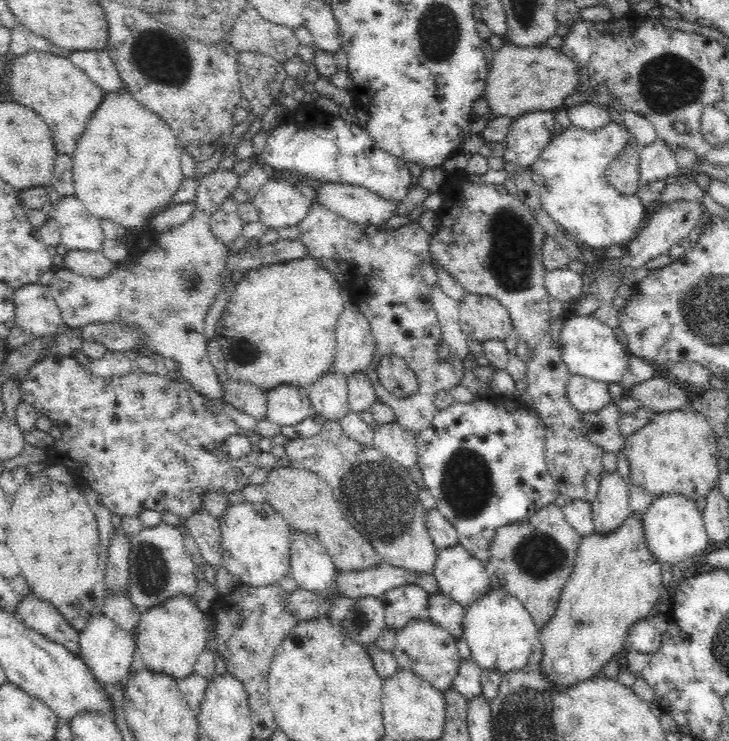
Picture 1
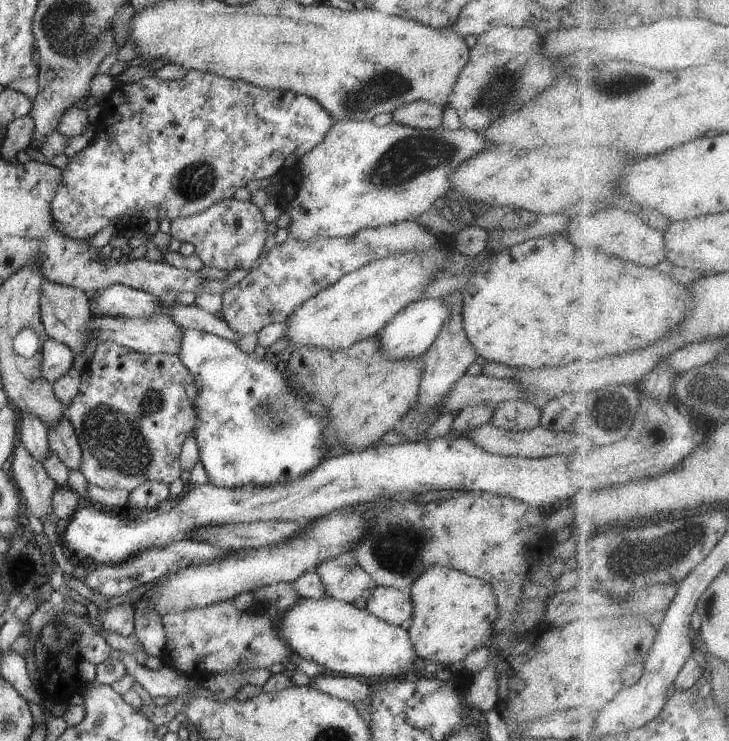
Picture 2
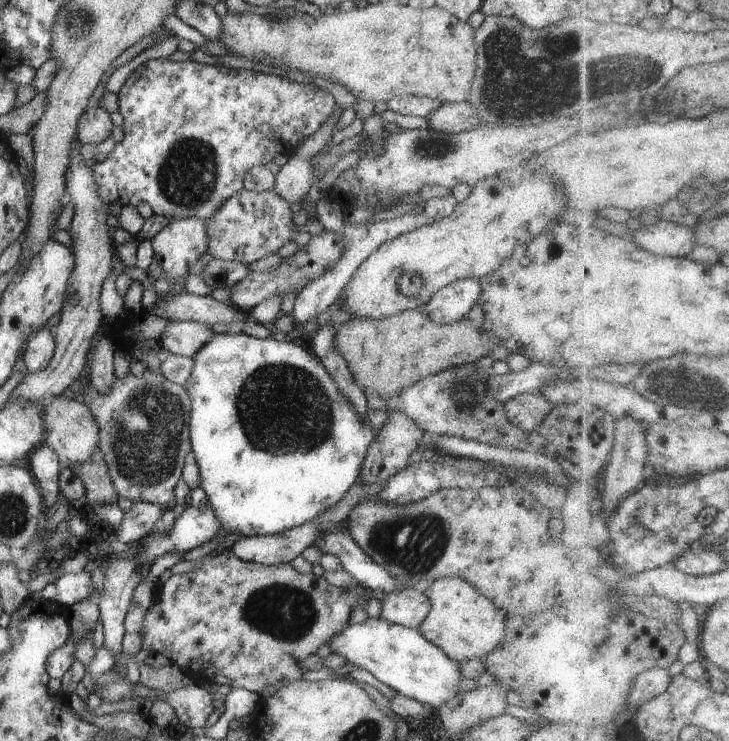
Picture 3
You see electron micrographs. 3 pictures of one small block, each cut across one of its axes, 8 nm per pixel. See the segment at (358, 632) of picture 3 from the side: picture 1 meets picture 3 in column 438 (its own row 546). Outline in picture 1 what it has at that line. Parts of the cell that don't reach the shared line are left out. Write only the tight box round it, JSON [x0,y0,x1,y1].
[641,493,709,568]

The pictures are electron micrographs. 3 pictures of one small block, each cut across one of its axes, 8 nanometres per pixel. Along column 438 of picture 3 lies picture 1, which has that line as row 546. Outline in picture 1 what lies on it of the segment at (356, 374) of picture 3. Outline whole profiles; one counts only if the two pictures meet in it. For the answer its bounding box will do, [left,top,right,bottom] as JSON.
[261,466,382,571]

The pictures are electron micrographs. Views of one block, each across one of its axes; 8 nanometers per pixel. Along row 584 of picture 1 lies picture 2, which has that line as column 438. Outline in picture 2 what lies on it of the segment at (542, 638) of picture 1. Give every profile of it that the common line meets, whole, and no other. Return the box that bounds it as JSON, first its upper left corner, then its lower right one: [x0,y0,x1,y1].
[406,565,499,667]

